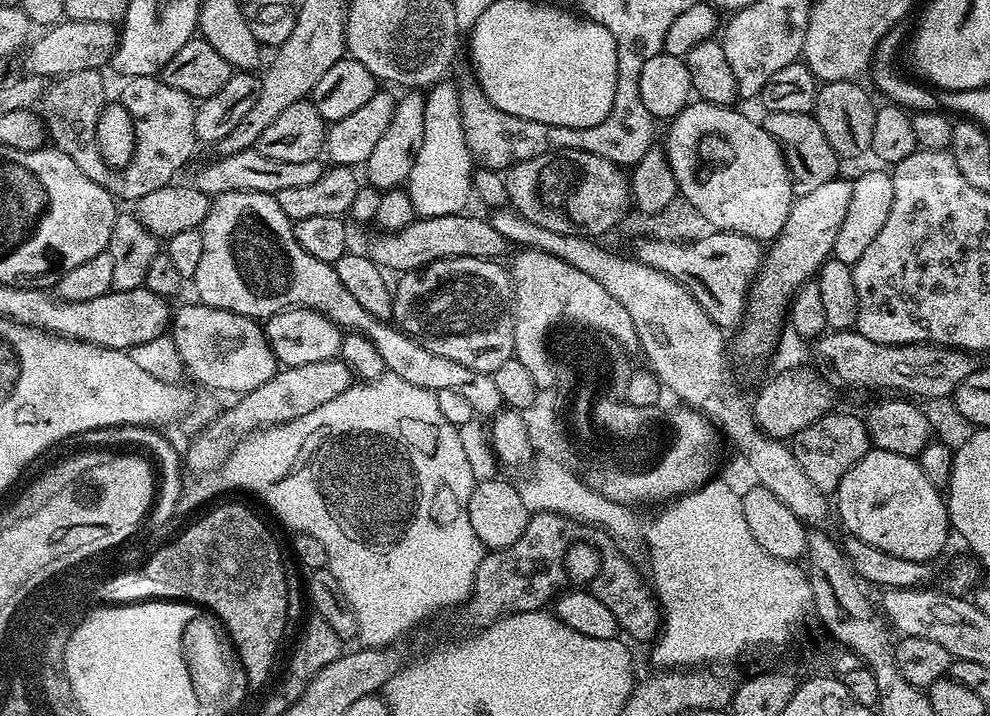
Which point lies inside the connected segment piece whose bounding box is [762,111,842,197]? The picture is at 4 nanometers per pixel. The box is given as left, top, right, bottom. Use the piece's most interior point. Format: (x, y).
(811, 161)

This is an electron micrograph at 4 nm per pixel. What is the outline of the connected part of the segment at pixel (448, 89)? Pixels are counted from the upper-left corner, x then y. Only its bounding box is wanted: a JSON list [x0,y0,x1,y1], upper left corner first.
[406,82,474,218]

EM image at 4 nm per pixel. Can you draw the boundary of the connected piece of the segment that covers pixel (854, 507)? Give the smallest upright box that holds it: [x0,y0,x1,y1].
[834,448,950,562]

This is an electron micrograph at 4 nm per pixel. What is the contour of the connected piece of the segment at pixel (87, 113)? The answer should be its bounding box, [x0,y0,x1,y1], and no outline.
[40,69,108,178]

